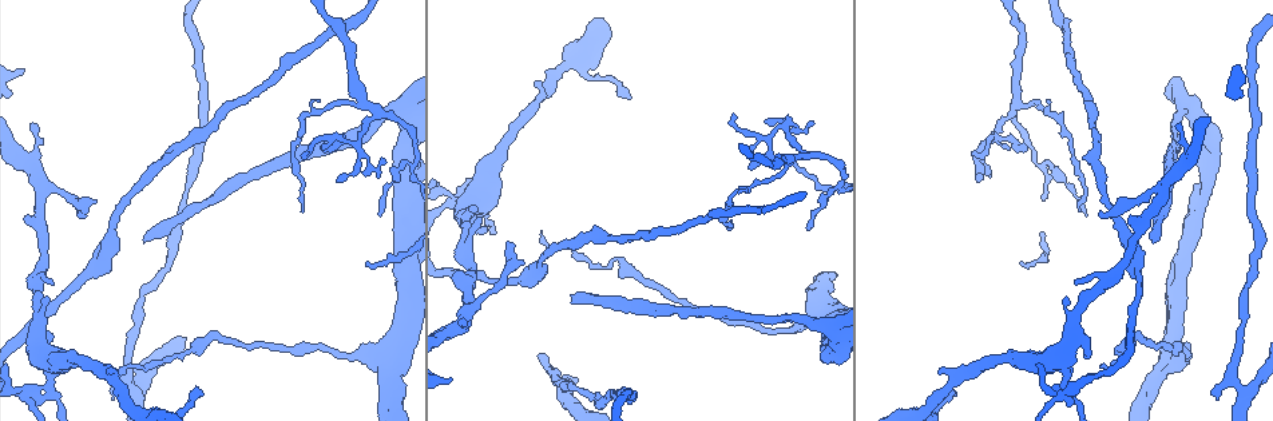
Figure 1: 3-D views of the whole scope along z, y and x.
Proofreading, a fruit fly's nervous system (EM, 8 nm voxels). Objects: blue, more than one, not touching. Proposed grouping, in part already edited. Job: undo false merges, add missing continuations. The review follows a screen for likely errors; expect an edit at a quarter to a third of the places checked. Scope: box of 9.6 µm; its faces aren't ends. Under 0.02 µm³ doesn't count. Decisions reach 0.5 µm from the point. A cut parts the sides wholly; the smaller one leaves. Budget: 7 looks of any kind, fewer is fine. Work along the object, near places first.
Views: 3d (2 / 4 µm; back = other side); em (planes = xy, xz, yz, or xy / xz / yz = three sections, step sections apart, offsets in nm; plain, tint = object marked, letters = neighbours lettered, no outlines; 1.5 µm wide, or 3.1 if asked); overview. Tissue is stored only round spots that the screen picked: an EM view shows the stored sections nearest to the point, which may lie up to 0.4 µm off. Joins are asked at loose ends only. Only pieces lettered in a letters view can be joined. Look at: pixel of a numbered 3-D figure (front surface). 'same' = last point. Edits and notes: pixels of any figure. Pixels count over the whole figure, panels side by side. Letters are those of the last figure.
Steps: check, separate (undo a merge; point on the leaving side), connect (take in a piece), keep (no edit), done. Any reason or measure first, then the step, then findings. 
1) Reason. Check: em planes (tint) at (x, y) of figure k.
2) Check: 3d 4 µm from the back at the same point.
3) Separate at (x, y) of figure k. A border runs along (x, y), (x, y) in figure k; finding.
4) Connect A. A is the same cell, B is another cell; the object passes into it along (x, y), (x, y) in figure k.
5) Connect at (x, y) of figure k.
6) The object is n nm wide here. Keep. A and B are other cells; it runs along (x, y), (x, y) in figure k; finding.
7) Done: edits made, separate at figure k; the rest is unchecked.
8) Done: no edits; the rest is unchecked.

End of a long branch. Check: 3d 4 µm at (143, 239) of figure 1.

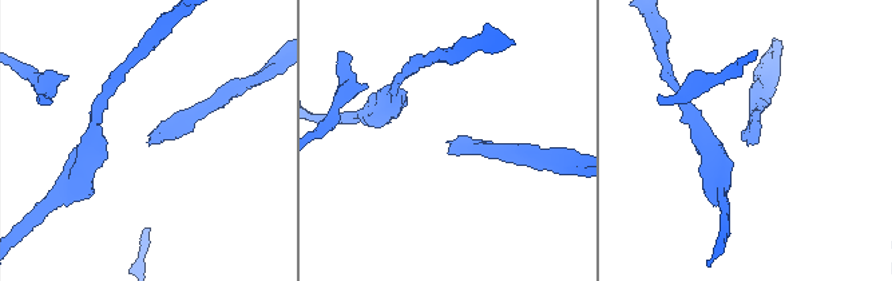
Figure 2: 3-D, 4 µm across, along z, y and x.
Check: em xy step 8 (letters) at (747, 144) of figure 2.

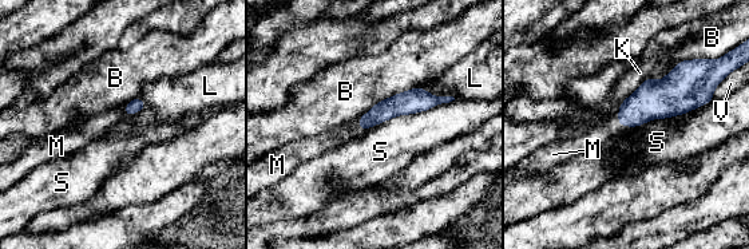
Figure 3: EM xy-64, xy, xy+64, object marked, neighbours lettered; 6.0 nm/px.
Check: em xz step 8 (letters) at the same point.

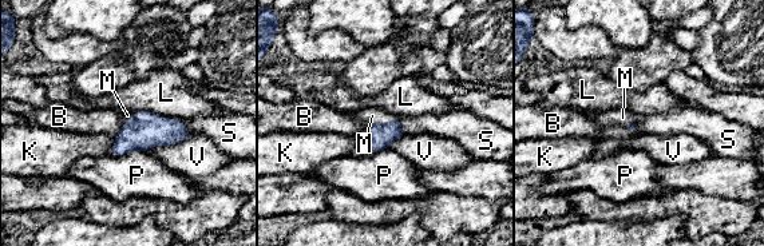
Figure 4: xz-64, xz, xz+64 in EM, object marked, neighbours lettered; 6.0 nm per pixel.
Connect M. M is the same cell, B, K, L, P, S and V are other cells; the object passes into it along (383, 134), (382, 123), (372, 115) in figure 4; it goes on there.

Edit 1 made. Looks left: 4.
Branch stops here. Check: em xz step 4 (letters) at (82, 210) of figure 1.

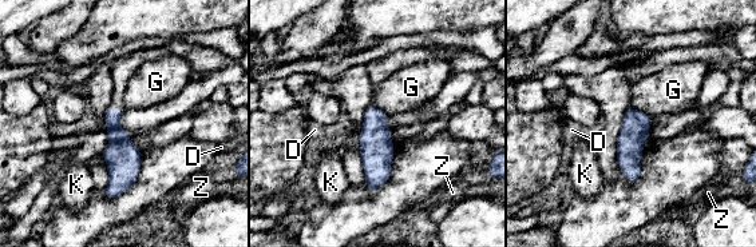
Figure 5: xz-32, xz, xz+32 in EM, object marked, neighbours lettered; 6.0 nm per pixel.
Check: em planes (letters) at the same point.

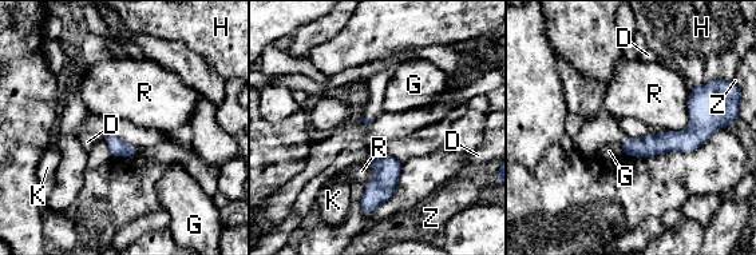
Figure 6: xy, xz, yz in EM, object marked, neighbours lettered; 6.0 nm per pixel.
Keep. D, G, H, K, R and Z are other cells; a border runs along (692, 86), (688, 124), (661, 131) in figure 6; none of them fits.

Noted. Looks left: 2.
Branch stops here. Check: 3d 4 µm at (1218, 397) of figure 1.

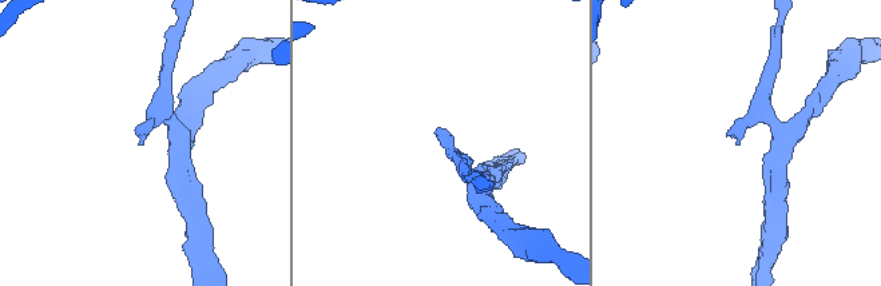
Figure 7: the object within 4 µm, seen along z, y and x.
Need the tissue. Check: em planes (letters) at (141, 145) of figure 7.

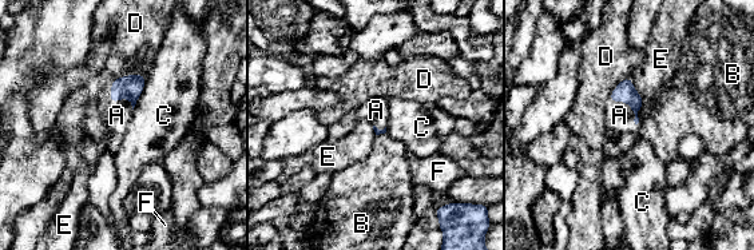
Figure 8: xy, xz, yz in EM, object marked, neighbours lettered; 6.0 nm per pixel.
Connect A. A is the same cell, B, C, D, E and F are other cells; the object passes into it along (130, 87), (114, 102), (116, 115) in figure 8; the cell continues.

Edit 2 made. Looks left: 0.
Done: edits made, connect at figure 4, connect at figure 8; the rest is unchecked.

